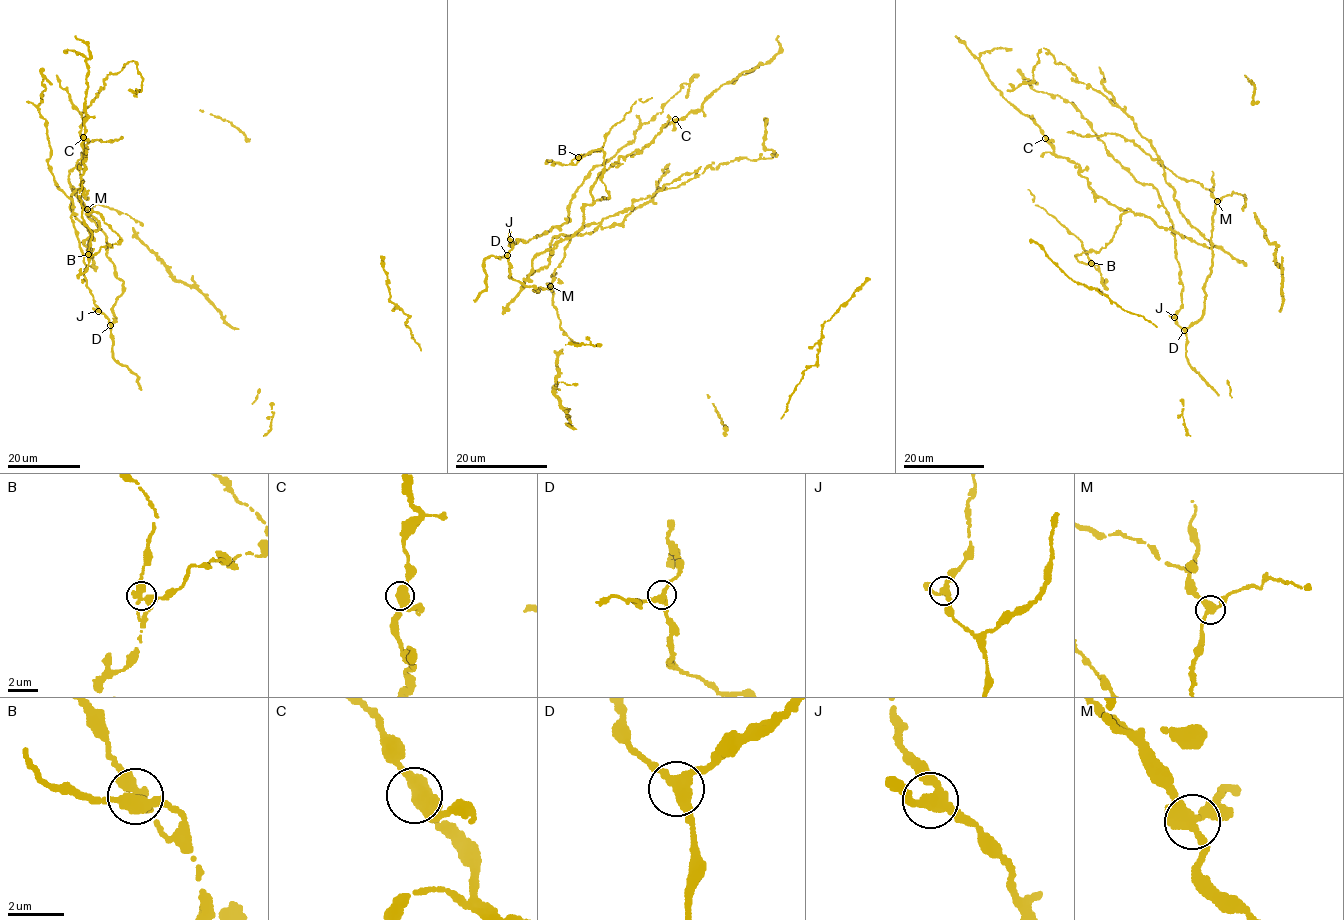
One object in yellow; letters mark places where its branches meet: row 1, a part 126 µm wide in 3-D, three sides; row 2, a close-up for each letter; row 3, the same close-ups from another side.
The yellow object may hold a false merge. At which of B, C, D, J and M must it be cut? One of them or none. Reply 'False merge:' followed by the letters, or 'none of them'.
False merge: B

